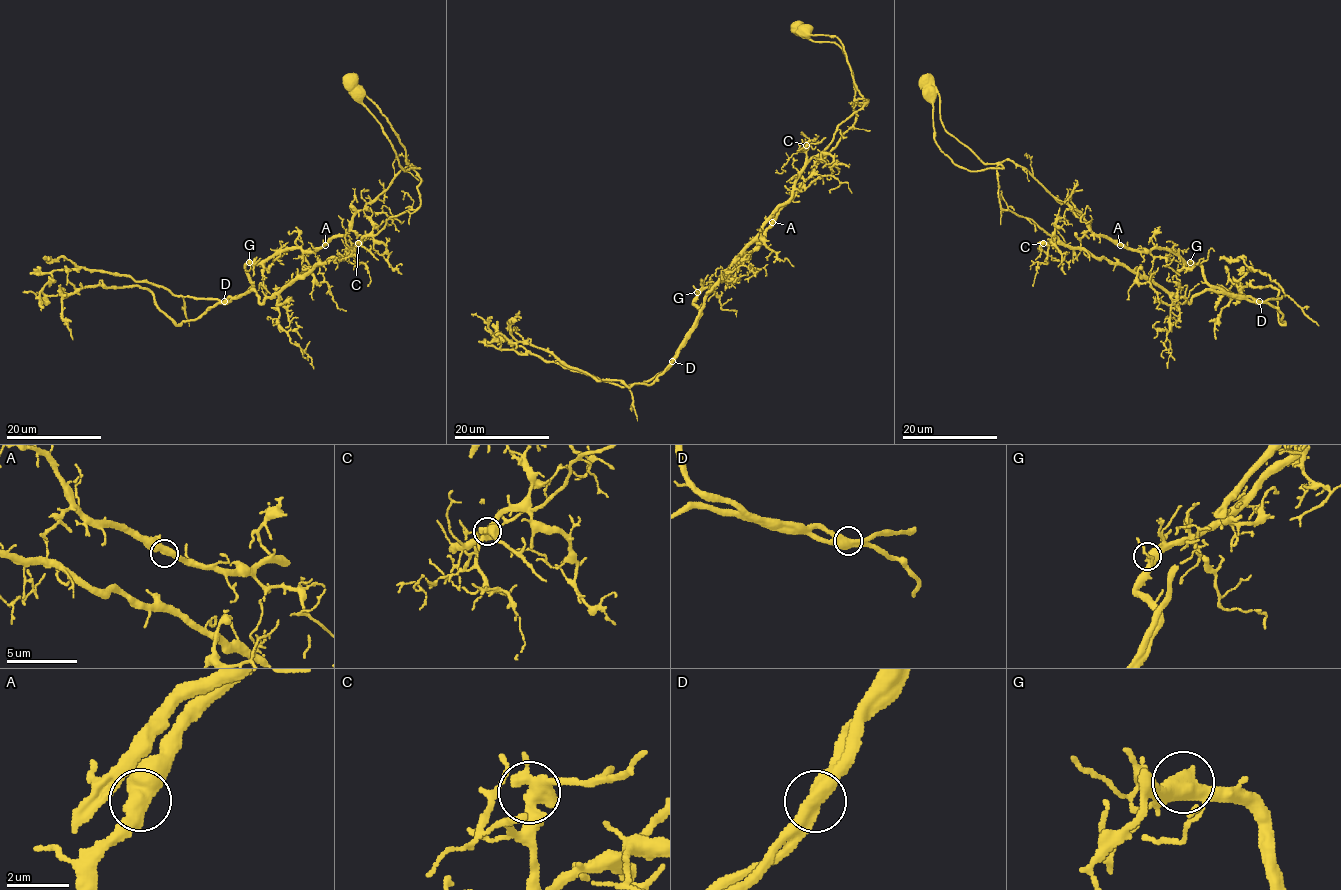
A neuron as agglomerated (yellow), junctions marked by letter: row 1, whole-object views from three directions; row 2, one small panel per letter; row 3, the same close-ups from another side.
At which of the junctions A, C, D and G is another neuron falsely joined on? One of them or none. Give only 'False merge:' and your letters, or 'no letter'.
False merge: D

